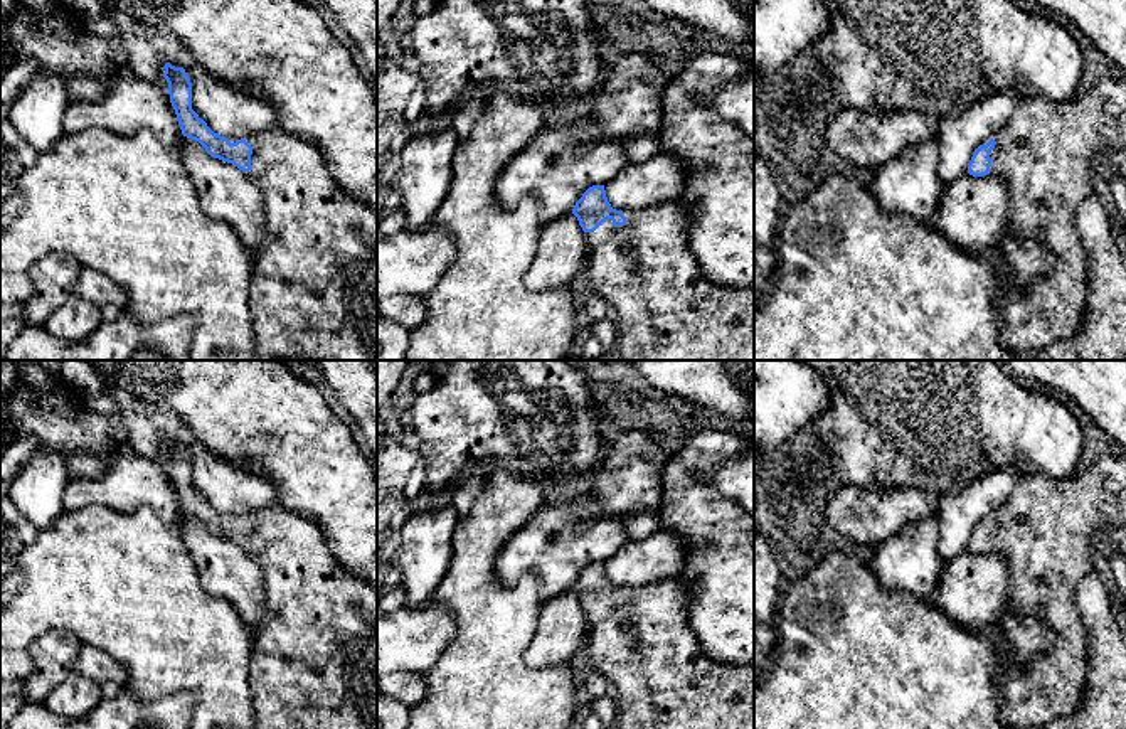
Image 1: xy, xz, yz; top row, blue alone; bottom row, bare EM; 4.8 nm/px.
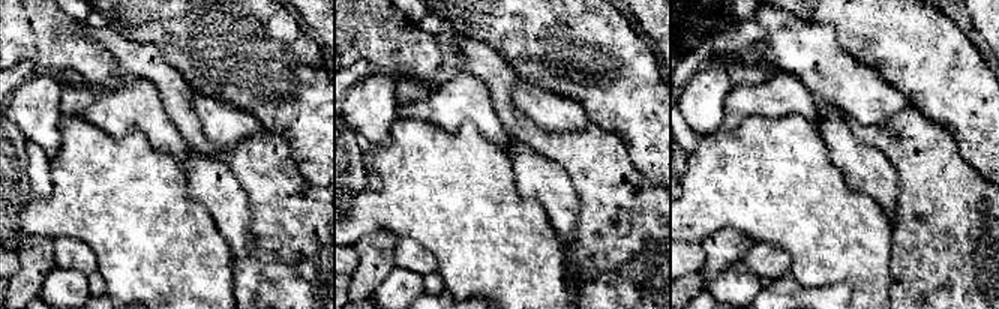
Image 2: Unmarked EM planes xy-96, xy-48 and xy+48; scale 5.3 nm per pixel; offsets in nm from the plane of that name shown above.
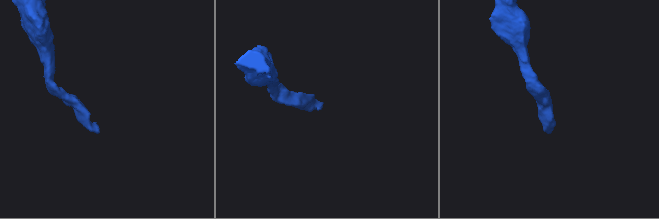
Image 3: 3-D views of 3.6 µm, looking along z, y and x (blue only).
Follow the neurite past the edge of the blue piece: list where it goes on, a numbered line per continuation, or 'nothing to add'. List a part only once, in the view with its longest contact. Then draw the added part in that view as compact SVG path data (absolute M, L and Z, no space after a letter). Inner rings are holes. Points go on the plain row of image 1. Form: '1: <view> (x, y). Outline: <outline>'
1: xz (662, 679). Outline: M673 576L648 586L623 588L626 601L614 604L608 596L594 609L586 609L591 630L586 650L591 665L603 673L616 700L618 729L754 729L754 667L724 665L700 648L687 620L687 589Z

